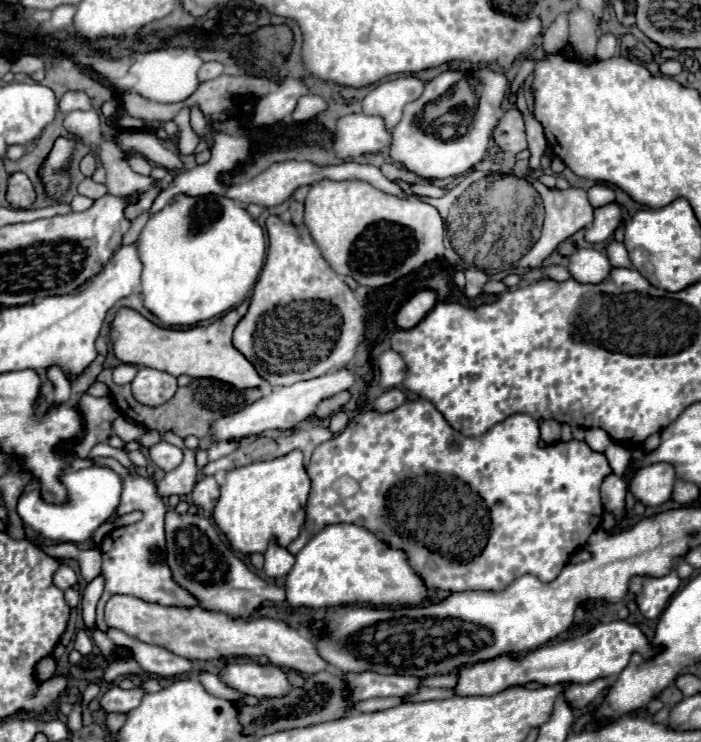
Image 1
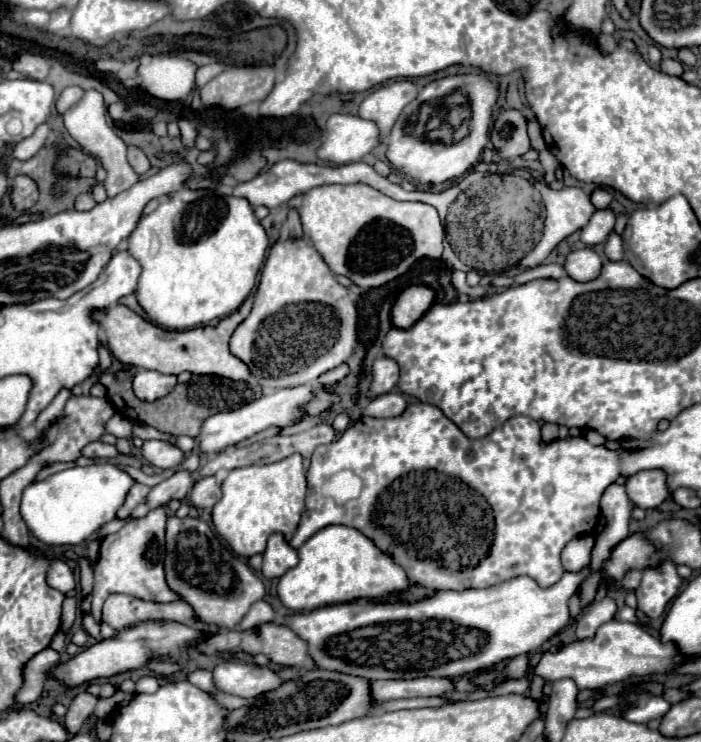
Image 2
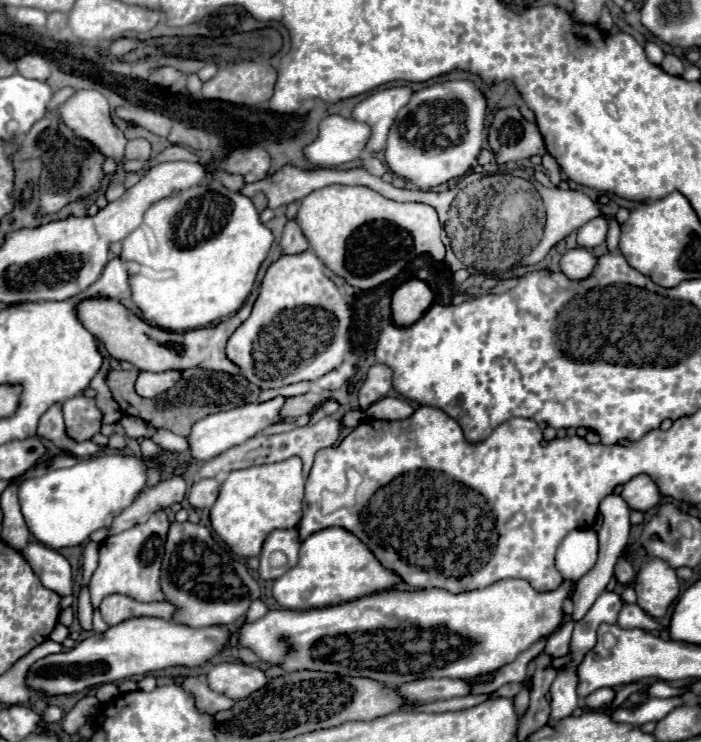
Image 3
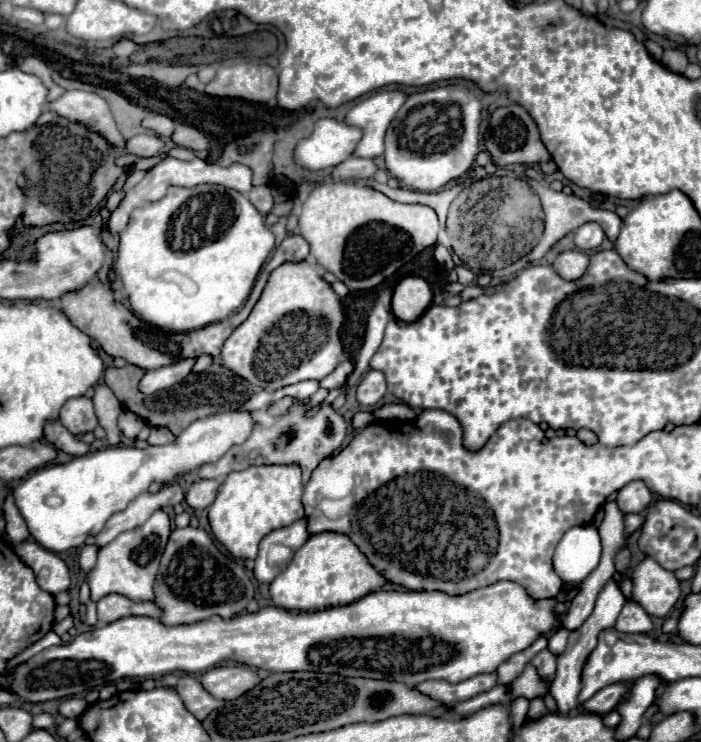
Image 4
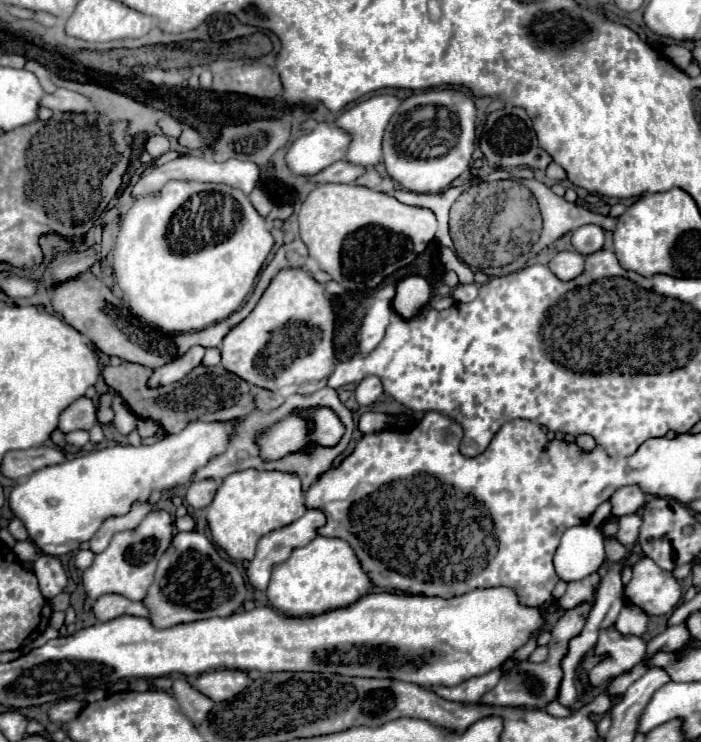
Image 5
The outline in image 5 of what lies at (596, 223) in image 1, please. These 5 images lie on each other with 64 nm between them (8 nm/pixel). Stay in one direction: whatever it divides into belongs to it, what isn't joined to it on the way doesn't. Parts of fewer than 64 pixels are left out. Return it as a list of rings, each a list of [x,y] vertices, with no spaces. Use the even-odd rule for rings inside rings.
[[[598,224],[580,226],[580,228],[576,228],[576,234],[572,232],[572,246],[582,256],[598,252],[604,246],[604,230]]]

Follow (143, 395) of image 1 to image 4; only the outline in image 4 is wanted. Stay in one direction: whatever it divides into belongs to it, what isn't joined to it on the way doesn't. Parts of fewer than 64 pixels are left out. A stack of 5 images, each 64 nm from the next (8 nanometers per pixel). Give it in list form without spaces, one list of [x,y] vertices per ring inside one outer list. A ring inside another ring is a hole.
[[[188,358],[188,360],[180,360],[176,364],[158,368],[158,370],[148,370],[140,382],[140,390],[144,394],[154,394],[158,390],[164,390],[164,388],[178,384],[180,380],[184,380],[190,374],[194,362],[196,362],[196,358]]]

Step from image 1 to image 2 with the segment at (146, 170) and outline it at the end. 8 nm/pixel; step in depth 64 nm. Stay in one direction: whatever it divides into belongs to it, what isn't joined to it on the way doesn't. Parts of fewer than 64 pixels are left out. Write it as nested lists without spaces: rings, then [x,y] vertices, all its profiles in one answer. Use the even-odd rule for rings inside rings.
[[[130,148],[128,150],[128,162],[140,176],[144,176],[150,170],[150,162],[148,162],[146,154],[140,148]]]

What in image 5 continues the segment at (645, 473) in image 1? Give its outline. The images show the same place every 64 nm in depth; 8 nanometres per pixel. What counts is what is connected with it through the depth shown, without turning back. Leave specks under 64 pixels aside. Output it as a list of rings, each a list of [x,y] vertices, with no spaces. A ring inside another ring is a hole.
[[[624,486],[618,488],[612,496],[610,496],[610,504],[612,504],[612,516],[622,518],[626,514],[634,514],[638,512],[646,502],[644,492],[638,486]]]

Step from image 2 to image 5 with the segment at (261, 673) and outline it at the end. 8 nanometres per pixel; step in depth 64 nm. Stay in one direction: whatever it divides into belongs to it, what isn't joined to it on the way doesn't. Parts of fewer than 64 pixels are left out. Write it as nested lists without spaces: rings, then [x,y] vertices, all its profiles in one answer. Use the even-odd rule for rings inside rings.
[[[214,670],[192,678],[192,686],[214,702],[228,700],[242,692],[252,680],[242,670]]]

